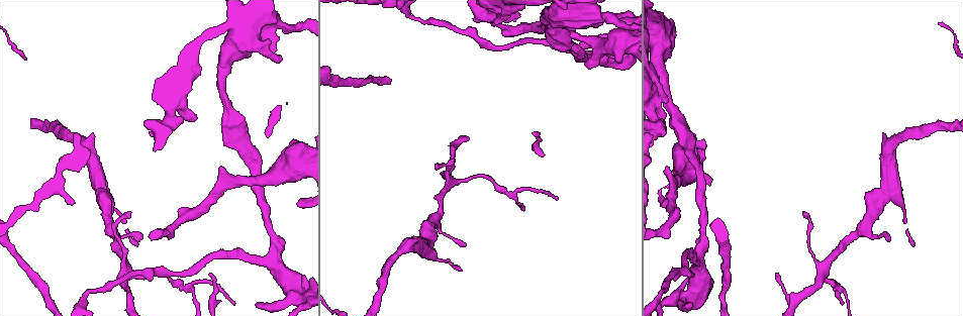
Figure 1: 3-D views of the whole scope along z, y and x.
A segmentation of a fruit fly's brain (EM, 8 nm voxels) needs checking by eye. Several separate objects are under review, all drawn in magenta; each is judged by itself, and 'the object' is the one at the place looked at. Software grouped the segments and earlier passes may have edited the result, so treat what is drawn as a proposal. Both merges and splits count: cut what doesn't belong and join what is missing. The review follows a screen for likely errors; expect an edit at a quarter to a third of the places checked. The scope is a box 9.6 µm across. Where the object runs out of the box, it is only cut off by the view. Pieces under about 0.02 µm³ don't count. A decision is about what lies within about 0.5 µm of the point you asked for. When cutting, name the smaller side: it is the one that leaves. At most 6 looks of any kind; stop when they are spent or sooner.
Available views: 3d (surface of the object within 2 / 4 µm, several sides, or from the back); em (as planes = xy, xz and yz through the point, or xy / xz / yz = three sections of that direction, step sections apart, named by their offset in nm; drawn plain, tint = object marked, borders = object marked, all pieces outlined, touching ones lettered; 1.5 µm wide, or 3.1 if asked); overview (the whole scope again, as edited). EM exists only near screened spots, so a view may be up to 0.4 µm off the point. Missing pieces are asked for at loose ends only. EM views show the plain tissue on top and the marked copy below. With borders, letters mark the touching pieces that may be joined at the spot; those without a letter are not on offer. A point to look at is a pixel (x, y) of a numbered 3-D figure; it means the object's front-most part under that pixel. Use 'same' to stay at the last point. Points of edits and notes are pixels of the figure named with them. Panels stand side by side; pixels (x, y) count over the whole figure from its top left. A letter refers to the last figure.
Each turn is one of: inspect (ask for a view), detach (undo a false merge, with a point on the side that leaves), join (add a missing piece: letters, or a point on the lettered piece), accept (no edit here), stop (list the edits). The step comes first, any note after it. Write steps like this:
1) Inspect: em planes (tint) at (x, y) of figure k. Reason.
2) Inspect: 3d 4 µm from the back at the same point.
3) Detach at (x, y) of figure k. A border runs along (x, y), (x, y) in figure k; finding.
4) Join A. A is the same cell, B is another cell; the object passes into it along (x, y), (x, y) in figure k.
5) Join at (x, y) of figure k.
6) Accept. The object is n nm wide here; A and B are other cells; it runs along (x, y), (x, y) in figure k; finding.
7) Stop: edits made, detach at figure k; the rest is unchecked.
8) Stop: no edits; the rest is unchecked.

Inspect: em xy step 8 (borders) at (484, 177) of figure 1. Sharp bend.

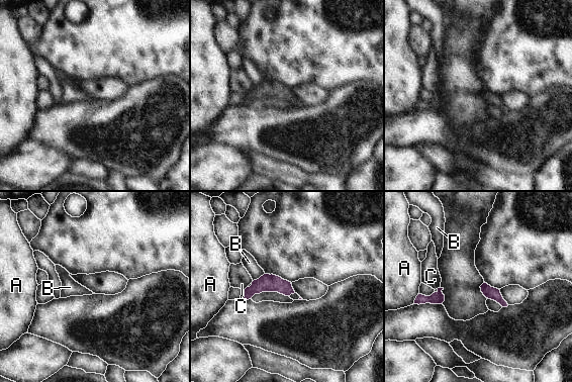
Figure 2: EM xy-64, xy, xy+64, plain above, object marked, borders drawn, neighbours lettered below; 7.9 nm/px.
Accept. A, B and C are other cells; a border runs along (264, 273), (253, 281) in figure 2; all the same neuron.

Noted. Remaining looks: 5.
Inspect: em planes (borders) at (842, 304) of figure 1. Thin end.

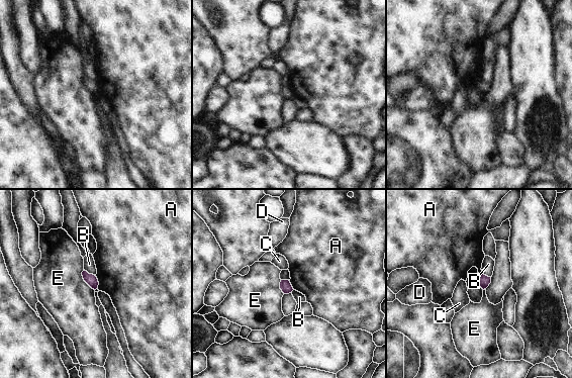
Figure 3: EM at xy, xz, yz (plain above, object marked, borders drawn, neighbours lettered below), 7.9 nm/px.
Accept. The object is 90 nm wide here; A, B, C, D and E are other cells; a border runs along (95, 276), (98, 288) in figure 3; no lettered piece goes on from it.

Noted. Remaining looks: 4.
Inspect: em planes (borders) at (705, 144) of figure 1. Branch stops here.

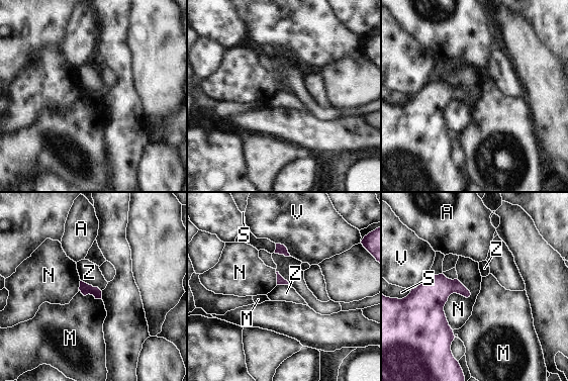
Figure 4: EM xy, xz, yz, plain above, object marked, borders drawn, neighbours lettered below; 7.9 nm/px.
Accept. The longest contact is with N, 420 nm; A, M, N, S, V and Z are other cells; a border runs along (79, 289), (84, 295), (101, 299) in figure 4; none of them fits.

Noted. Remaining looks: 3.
Stop: no edits; the rest is unchecked.

